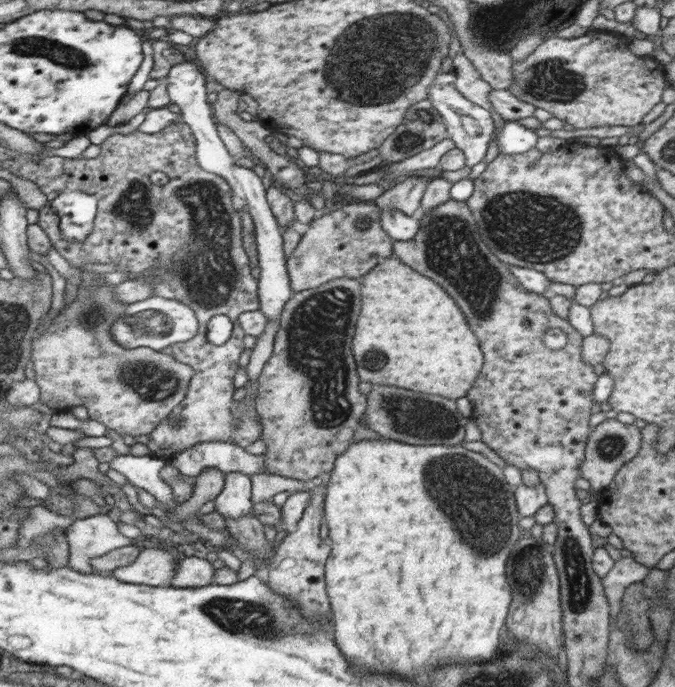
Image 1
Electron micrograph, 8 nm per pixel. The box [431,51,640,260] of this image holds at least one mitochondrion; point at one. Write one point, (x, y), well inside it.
(552, 80)

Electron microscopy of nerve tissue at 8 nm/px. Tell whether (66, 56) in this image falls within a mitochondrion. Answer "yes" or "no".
yes

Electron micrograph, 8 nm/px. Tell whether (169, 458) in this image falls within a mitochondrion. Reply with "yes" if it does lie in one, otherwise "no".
no

